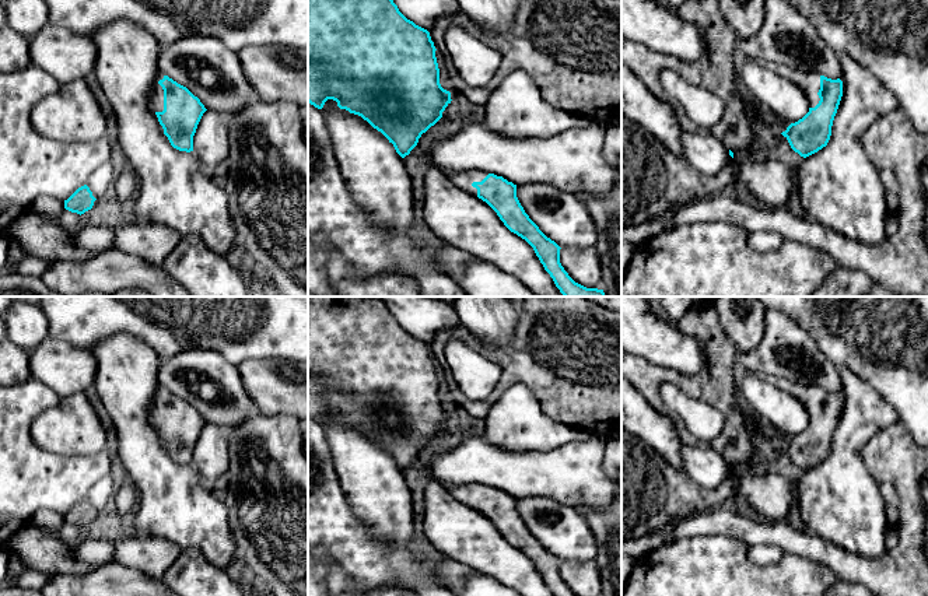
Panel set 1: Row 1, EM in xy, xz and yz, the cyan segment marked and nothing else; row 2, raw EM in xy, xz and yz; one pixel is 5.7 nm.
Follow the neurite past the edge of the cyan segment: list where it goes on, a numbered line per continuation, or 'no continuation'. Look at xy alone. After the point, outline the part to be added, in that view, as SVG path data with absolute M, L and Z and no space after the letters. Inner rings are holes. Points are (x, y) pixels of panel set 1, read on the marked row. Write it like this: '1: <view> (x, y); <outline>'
1: xy (156, 102); M158 71L157 78L153 84L153 92L148 98L148 108L153 112L162 112L164 111L164 90L162 87L158 84L160 80L164 78L165 74L162 74L161 71Z

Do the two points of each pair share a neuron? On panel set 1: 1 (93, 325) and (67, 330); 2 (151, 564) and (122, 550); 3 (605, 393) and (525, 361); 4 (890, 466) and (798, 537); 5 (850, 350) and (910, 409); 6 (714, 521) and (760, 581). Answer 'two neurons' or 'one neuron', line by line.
1: one neuron
2: one neuron
3: one neuron
4: one neuron
5: one neuron
6: two neurons

